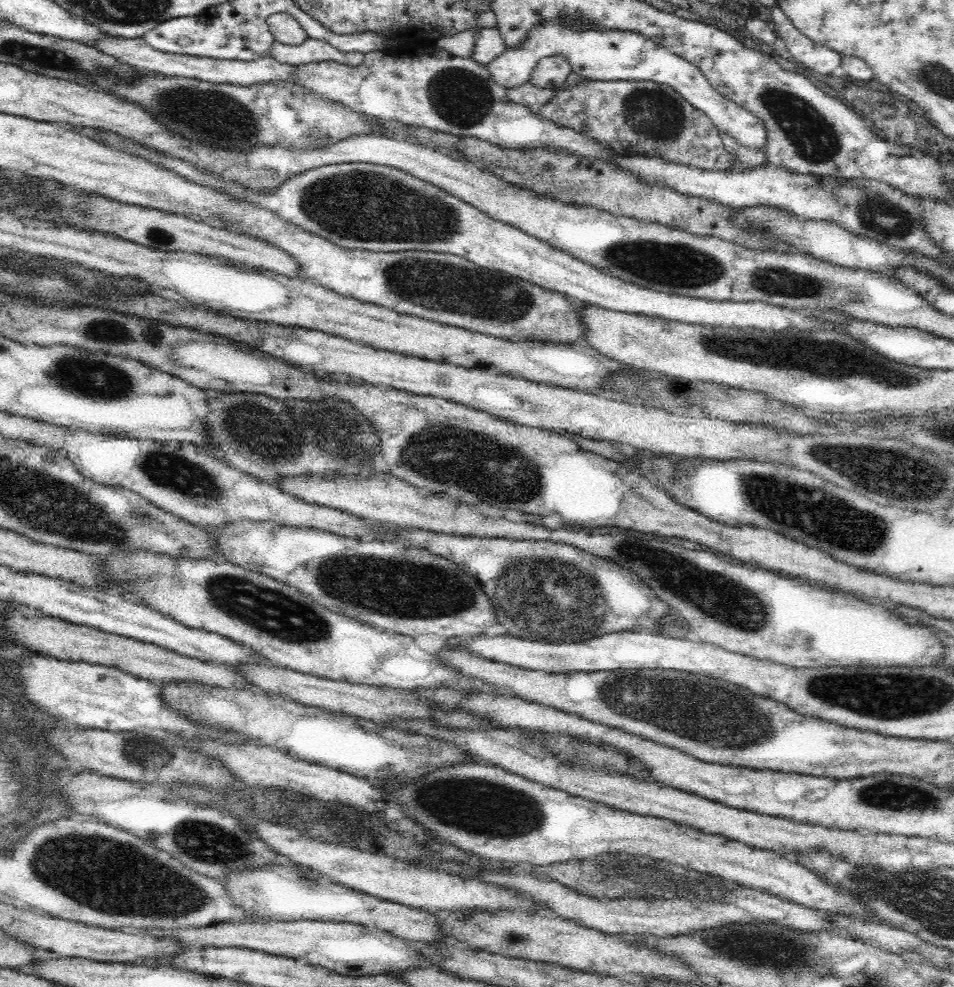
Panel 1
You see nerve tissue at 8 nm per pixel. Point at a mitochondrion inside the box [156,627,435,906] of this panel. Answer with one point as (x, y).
(209, 843)

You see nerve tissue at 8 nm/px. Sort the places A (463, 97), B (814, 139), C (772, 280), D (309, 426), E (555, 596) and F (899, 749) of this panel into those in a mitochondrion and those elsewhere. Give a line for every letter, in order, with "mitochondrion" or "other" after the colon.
A: mitochondrion
B: mitochondrion
C: mitochondrion
D: mitochondrion
E: mitochondrion
F: other

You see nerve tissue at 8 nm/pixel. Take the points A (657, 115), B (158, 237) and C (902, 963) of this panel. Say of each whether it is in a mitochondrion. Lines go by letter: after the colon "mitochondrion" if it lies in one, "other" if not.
A: mitochondrion
B: other
C: other

